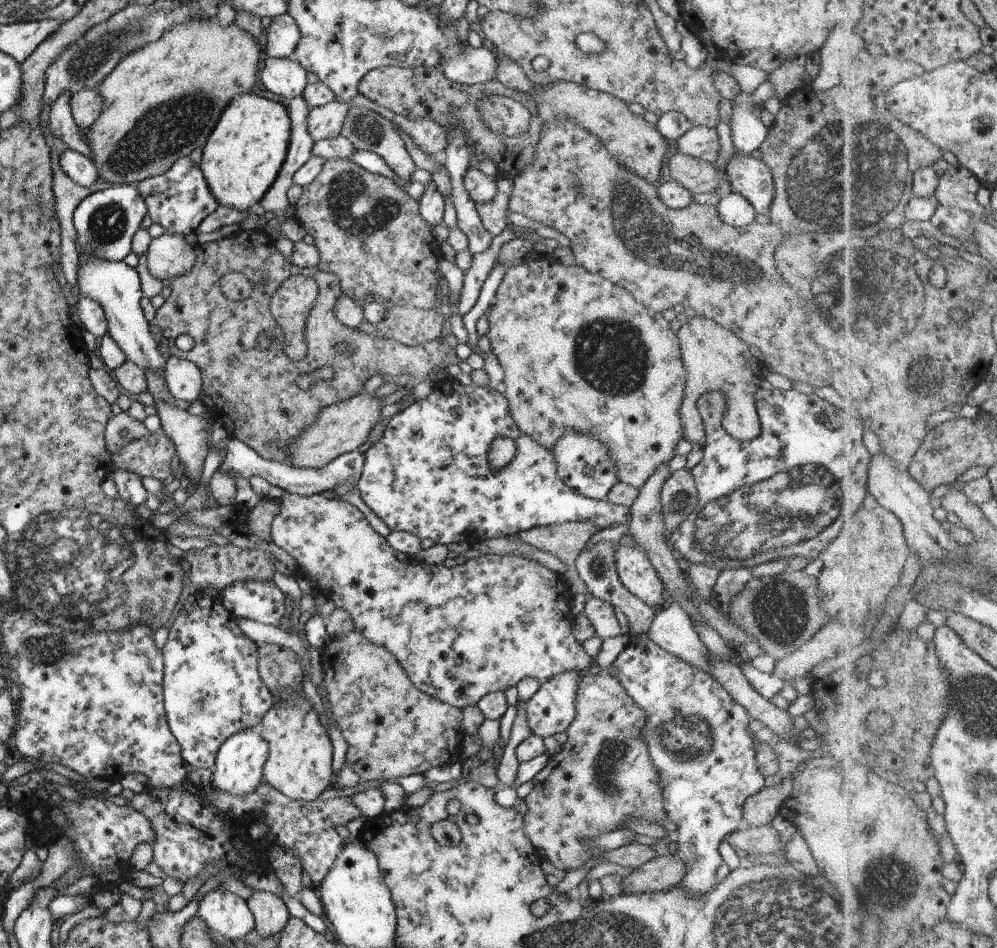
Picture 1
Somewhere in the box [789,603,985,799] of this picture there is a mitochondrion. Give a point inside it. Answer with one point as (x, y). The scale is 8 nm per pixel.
(932, 684)

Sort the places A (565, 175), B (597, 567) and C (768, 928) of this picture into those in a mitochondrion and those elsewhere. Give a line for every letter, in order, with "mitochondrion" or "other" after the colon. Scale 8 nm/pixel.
A: other
B: mitochondrion
C: mitochondrion

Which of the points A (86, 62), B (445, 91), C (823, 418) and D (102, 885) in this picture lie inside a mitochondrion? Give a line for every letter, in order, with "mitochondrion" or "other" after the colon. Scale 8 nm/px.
A: mitochondrion
B: other
C: other
D: other

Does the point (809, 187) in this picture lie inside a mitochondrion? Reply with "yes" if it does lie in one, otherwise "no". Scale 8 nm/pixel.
yes

